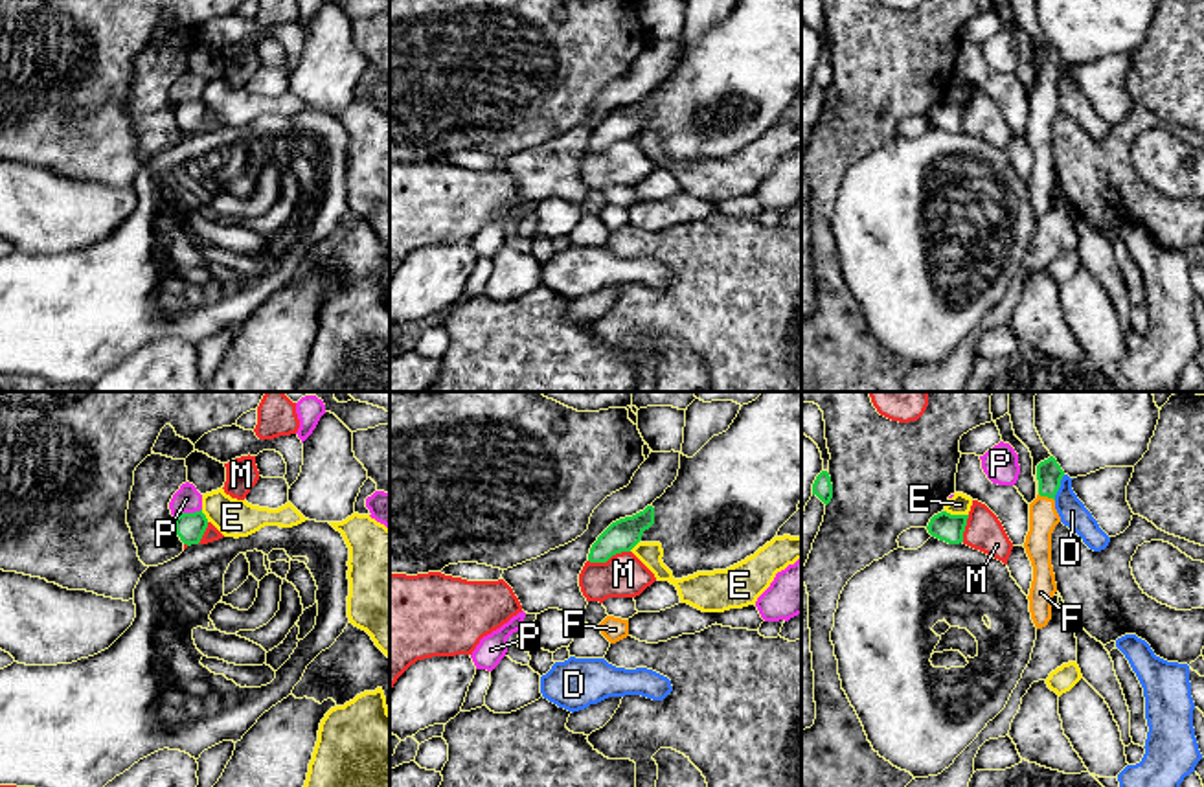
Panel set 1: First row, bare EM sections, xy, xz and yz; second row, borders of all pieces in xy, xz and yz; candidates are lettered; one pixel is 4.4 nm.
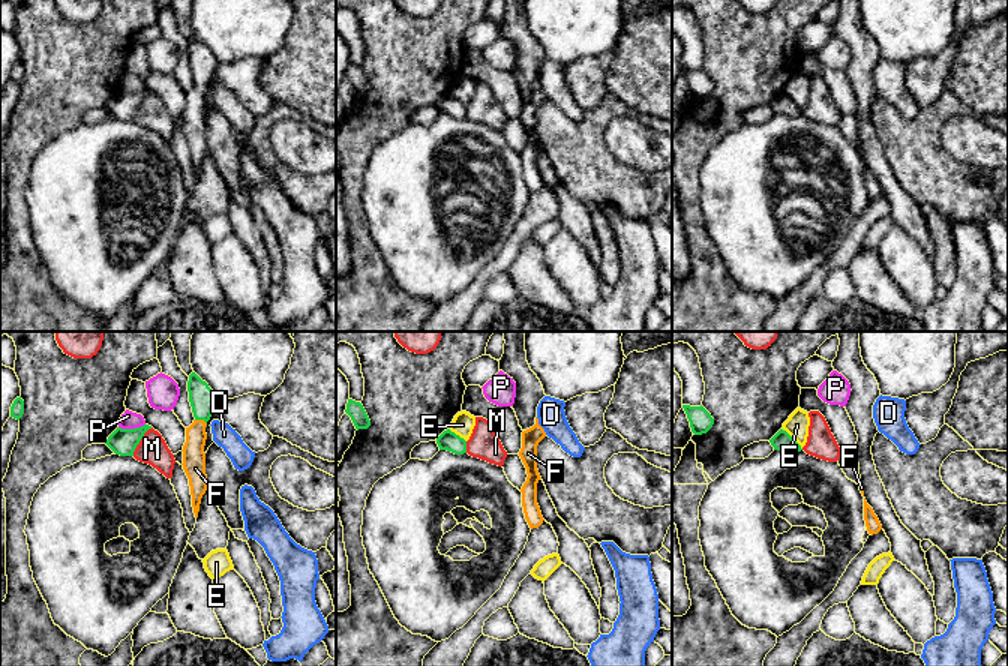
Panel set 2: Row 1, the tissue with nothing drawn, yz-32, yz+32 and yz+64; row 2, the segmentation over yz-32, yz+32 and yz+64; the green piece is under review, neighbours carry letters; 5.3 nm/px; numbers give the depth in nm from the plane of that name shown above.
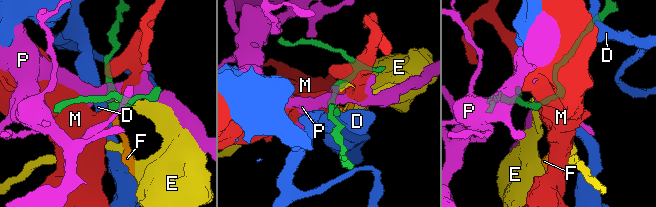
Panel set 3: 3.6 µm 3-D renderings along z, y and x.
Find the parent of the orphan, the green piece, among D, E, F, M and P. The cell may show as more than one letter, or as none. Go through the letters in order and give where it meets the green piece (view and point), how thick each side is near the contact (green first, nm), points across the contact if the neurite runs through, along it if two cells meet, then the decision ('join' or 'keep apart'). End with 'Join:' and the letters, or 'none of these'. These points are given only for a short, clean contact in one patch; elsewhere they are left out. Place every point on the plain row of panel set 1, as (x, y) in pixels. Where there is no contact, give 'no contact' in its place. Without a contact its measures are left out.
D: meets green in yz at (1059, 74); 110 nm thick on the green side, 120 nm on the other; border along yz (1065, 63), (1054, 87); keep apart
E: meets green in yz at (956, 103); 120 nm thick on the green side, 100 nm on the other; border along yz (945, 98), (967, 103); keep apart
F: meets green in yz at (1046, 83); 110 nm thick on the green side, 130 nm on the other; runs through yz (1048, 61), (1046, 83), (1043, 103); join
M: meets green in xz at (609, 146); 140 nm thick on the green side, 190 nm on the other; border along xz (629, 138), (616, 140), (605, 149), (589, 149); keep apart
P: meets green in xy at (188, 102); 130 nm thick on the green side, 110 nm on the other; border along xy (201, 96), (175, 105); keep apart
Join: F

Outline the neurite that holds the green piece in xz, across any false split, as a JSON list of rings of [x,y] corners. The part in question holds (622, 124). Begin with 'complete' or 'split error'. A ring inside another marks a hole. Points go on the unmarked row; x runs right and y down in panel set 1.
complete | [[[647,94],[643,99],[612,110],[592,132],[588,149],[607,151],[612,143],[630,140],[645,118],[654,112],[654,96]]]

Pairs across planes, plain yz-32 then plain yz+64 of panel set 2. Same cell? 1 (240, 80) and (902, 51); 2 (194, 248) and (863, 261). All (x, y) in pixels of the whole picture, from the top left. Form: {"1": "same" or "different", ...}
{"1": "different", "2": "same"}

